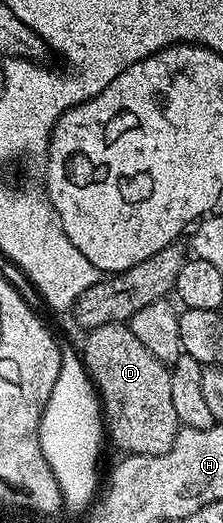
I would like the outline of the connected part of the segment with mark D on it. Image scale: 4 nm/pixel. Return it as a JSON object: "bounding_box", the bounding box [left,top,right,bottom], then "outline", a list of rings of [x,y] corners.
{"bounding_box":[81,323,181,455],"outline":[[[110,323],[94,327],[86,332],[81,356],[83,364],[94,384],[94,391],[102,408],[103,426],[106,438],[120,453],[130,455],[159,455],[165,453],[173,445],[181,426],[177,412],[173,409],[171,371],[168,364],[157,361],[137,337],[133,337],[127,323]]]}

